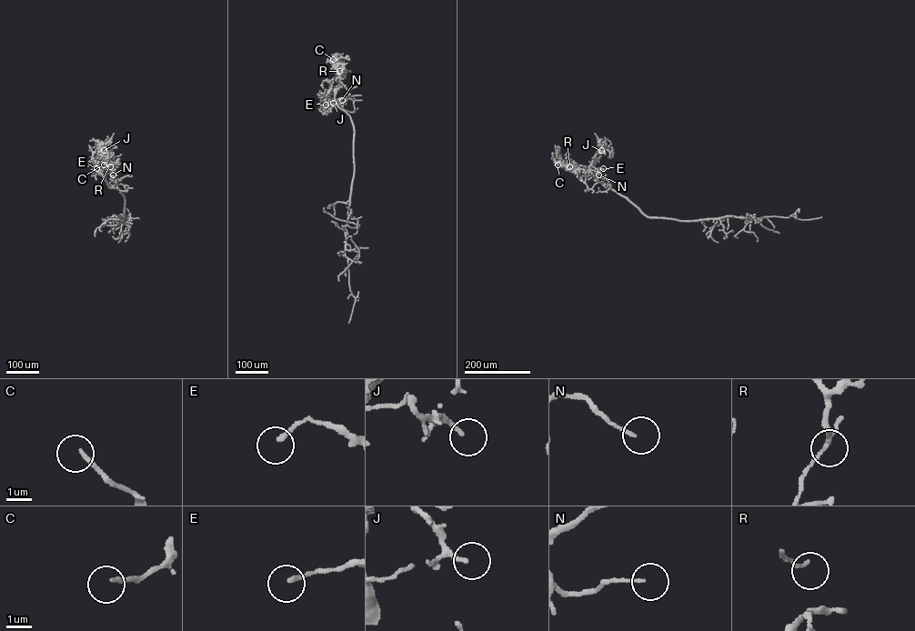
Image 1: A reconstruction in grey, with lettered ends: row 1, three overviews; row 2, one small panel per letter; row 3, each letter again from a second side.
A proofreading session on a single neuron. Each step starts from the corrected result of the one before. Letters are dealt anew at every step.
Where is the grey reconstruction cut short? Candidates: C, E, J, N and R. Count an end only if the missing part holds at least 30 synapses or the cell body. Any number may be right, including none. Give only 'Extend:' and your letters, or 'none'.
Extend: C

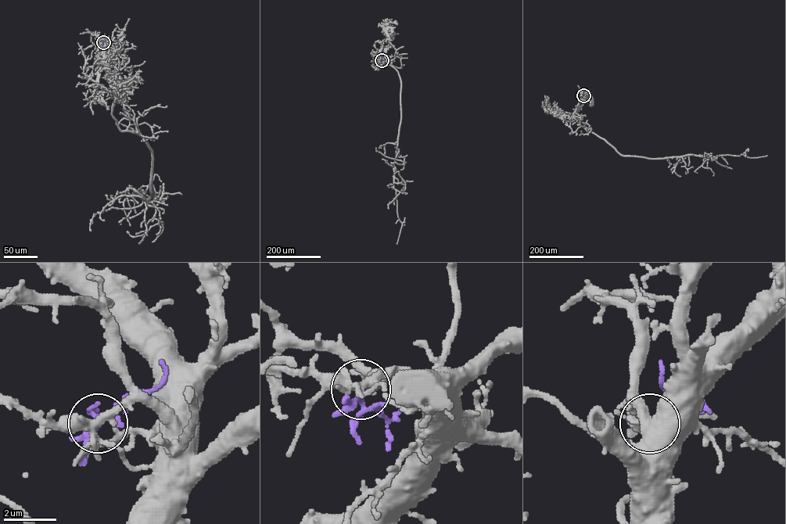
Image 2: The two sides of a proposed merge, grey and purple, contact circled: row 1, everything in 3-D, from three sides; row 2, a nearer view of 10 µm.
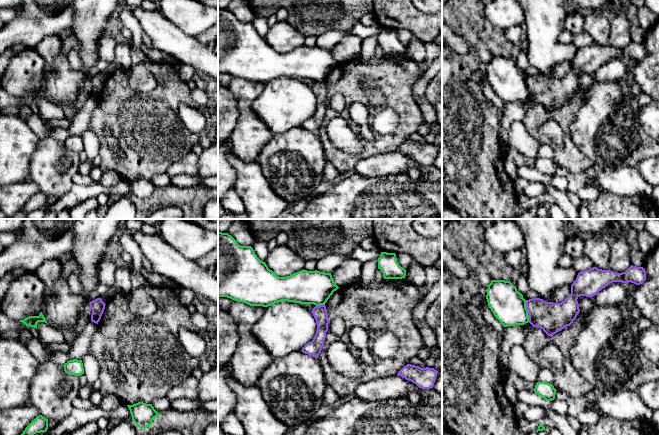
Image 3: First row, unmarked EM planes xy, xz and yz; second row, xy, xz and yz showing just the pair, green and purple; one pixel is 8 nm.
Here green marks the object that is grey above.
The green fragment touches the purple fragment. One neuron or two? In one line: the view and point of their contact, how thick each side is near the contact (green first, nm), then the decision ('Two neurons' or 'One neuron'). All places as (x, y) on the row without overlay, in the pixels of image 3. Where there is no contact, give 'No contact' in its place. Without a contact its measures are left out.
Touches green at yz (527, 87). Thickness 280 nm (green) against 240 nm. Two neurons

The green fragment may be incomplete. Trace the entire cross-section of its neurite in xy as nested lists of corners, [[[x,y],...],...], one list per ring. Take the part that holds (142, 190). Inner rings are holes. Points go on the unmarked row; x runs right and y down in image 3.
[[[138,178],[133,181],[127,181],[133,198],[139,204],[147,204],[152,200],[152,196],[159,192],[159,189],[154,185],[152,180]]]

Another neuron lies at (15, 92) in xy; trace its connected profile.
[[[26,47],[16,53],[1,78],[1,85],[13,97],[39,92],[46,62],[34,48]]]

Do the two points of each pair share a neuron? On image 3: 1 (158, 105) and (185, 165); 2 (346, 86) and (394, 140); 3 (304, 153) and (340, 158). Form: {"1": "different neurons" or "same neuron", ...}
{"1": "different neurons", "2": "same neuron", "3": "different neurons"}

